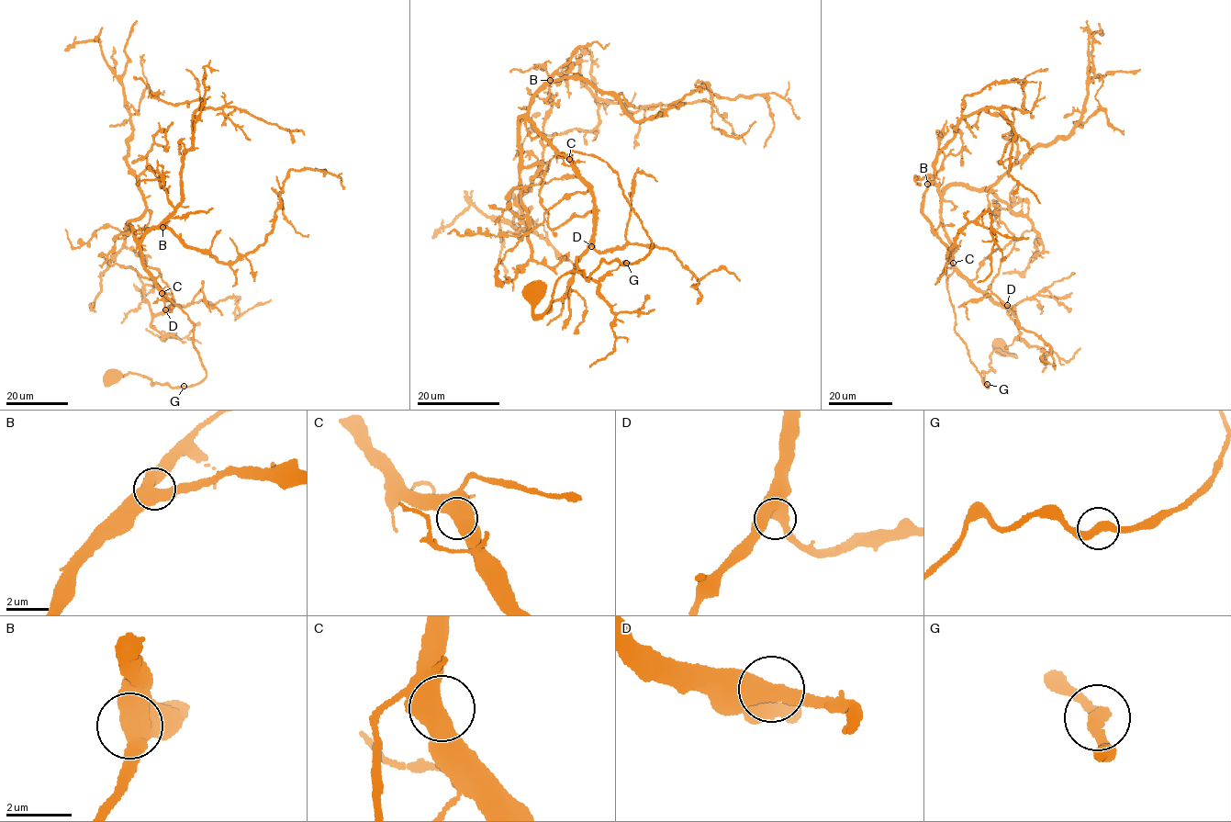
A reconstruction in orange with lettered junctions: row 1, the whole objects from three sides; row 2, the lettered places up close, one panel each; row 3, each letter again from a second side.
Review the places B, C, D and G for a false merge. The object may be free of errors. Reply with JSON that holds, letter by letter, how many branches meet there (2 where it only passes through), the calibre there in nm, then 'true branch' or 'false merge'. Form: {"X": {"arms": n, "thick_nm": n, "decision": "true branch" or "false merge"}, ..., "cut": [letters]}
{"B": {"arms": 2, "thick_nm": 600, "decision": "true branch"}, "C": {"arms": 2, "thick_nm": 550, "decision": "true branch"}, "D": {"arms": 2, "thick_nm": 550, "decision": "true branch"}, "G": {"arms": 2, "thick_nm": 360, "decision": "true branch"}, "cut": []}

